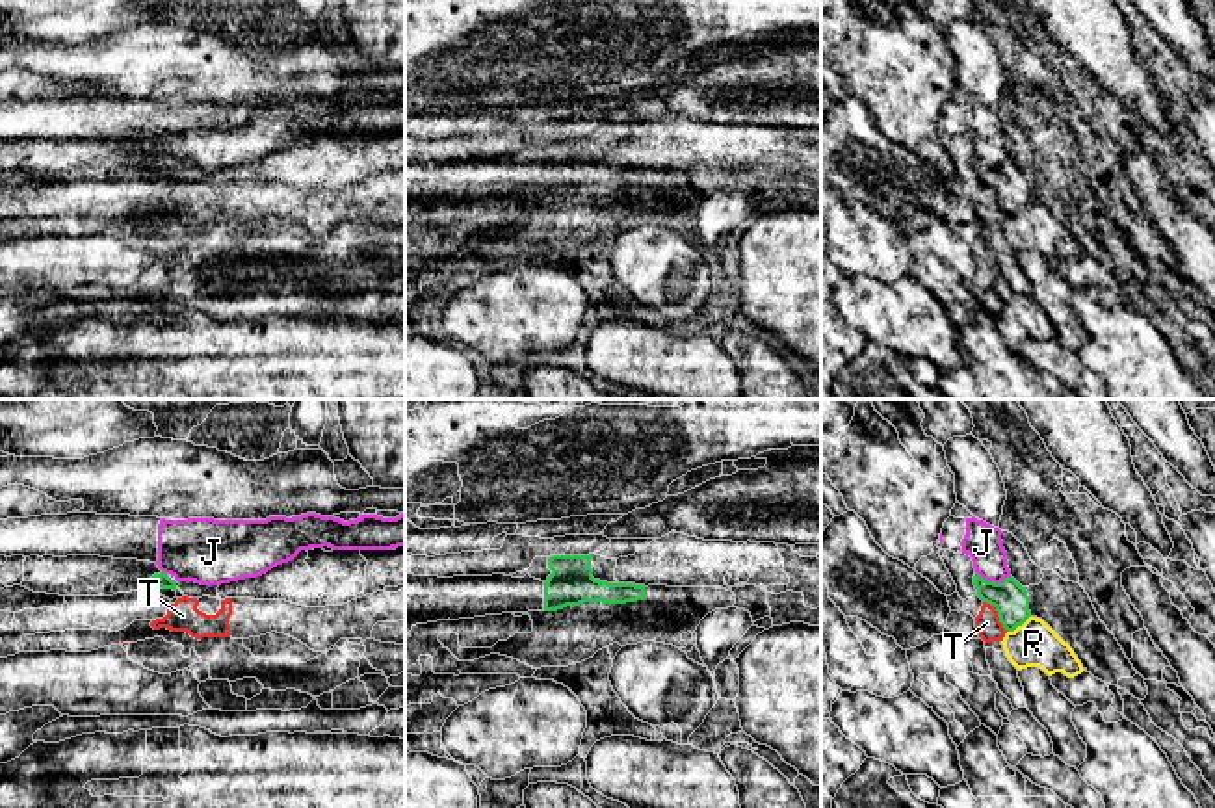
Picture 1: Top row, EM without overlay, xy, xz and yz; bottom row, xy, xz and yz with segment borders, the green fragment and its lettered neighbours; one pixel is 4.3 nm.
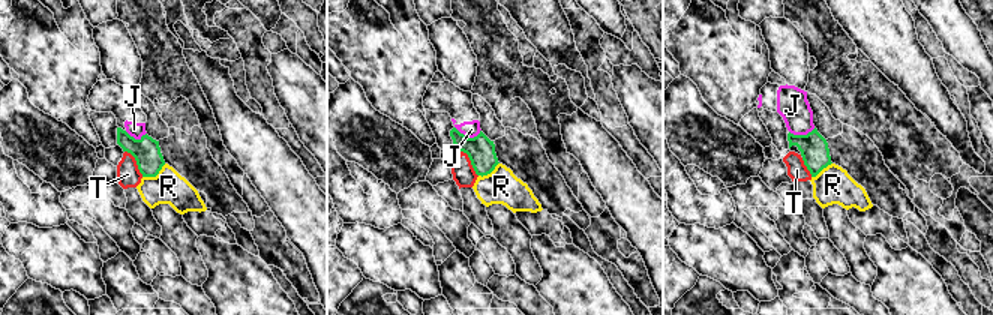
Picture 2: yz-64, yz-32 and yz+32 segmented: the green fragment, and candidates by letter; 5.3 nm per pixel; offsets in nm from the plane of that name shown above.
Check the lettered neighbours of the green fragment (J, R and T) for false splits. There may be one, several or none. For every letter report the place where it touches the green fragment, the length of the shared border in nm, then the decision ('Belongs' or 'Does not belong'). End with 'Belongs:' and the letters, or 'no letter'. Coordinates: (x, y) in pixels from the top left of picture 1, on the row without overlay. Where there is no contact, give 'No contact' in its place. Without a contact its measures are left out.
J: Touches green at yz (992, 166). Shared border 160 nm. Does not belong
R: Touches green at yz (1019, 208). Shared border 130 nm. Does not belong
T: Touches green at yz (998, 197). Shared border 170 nm. Does not belong
Belongs: no letter

